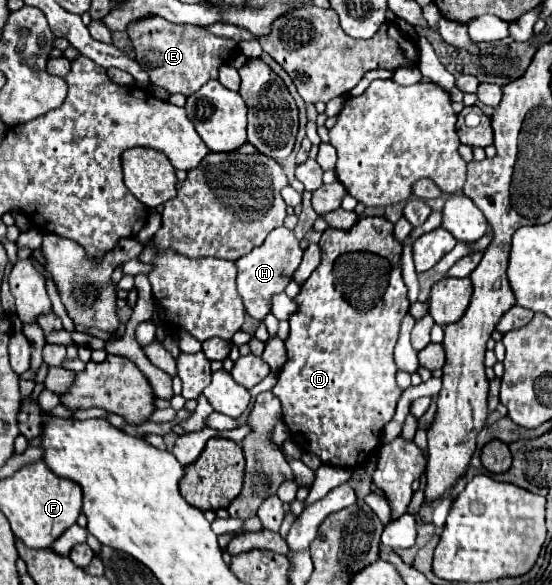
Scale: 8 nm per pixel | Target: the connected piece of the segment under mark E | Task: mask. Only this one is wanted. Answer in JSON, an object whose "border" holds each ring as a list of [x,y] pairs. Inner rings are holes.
{"border":[[[145,18],[145,22],[133,22],[127,34],[133,42],[135,60],[149,74],[151,84],[167,90],[169,94],[195,94],[205,82],[217,80],[219,68],[239,52],[239,42],[233,38],[215,36],[207,28],[191,24],[171,24],[163,18]]]}

